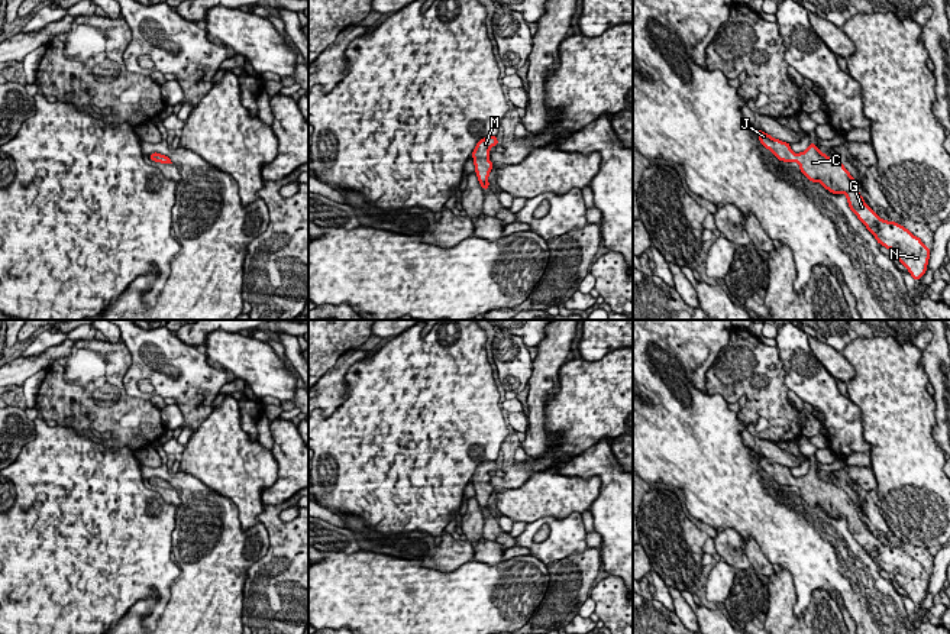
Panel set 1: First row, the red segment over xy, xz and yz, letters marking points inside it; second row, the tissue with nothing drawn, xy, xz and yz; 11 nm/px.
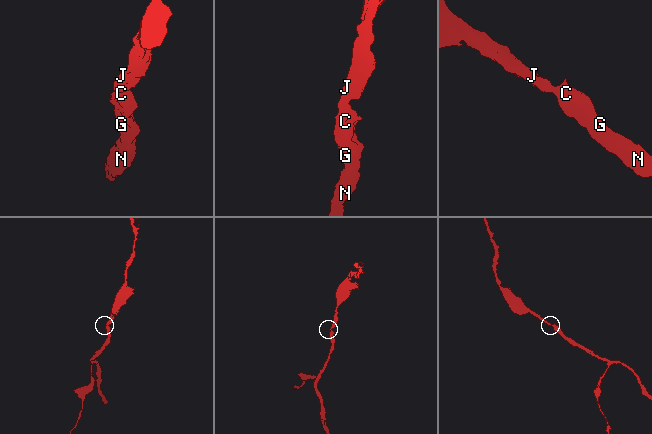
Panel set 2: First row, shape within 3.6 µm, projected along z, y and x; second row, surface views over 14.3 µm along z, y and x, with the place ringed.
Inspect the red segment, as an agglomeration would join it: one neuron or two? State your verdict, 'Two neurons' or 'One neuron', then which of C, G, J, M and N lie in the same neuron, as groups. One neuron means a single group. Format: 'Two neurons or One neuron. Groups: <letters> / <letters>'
One neuron. Groups: C G J M N

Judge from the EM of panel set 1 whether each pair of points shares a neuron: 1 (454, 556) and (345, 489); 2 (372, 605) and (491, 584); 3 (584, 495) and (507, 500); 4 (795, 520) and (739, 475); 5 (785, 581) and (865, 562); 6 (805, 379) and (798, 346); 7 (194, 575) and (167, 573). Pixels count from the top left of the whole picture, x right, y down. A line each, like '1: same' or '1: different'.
1: different
2: same
3: same
4: same
5: different
6: same
7: different

